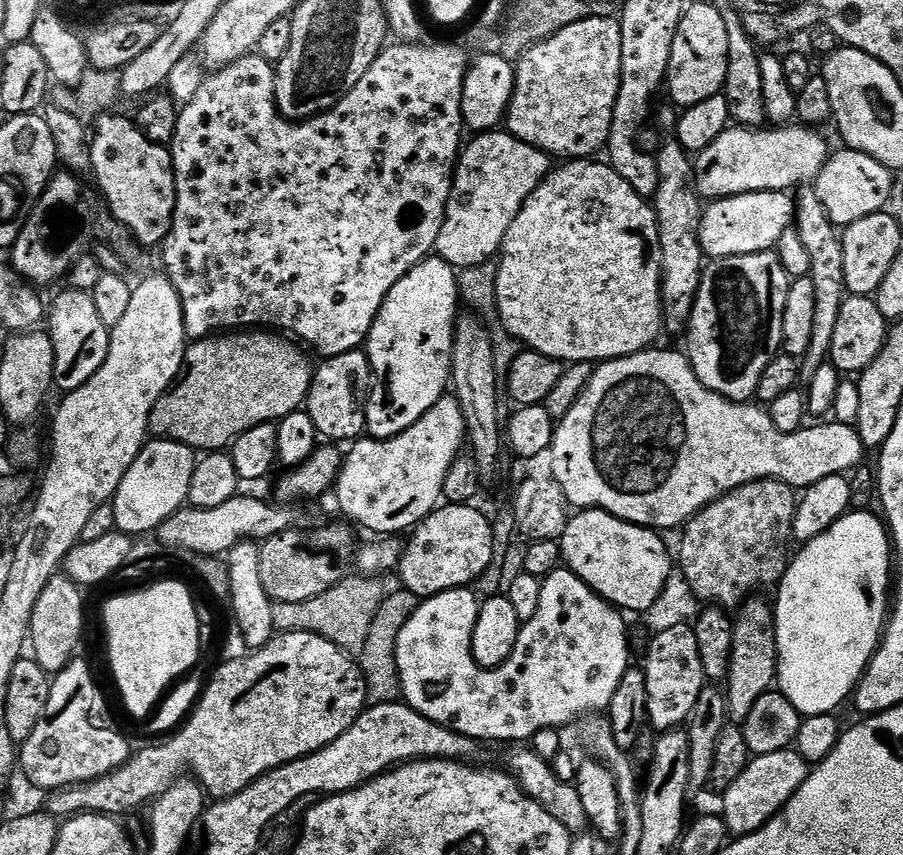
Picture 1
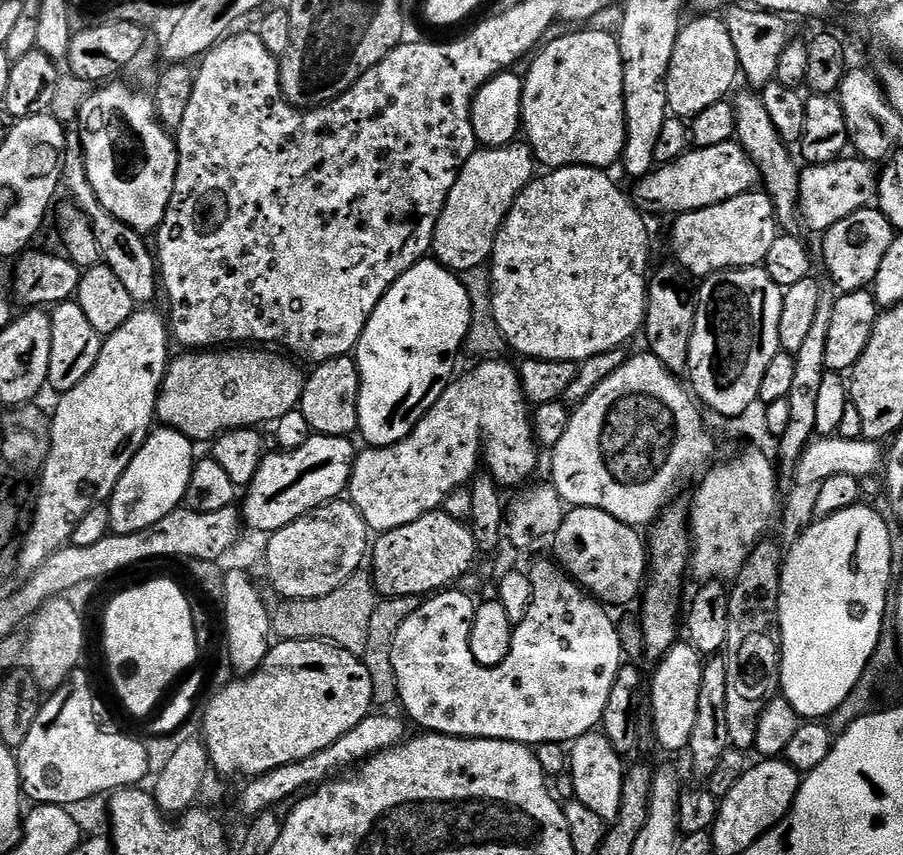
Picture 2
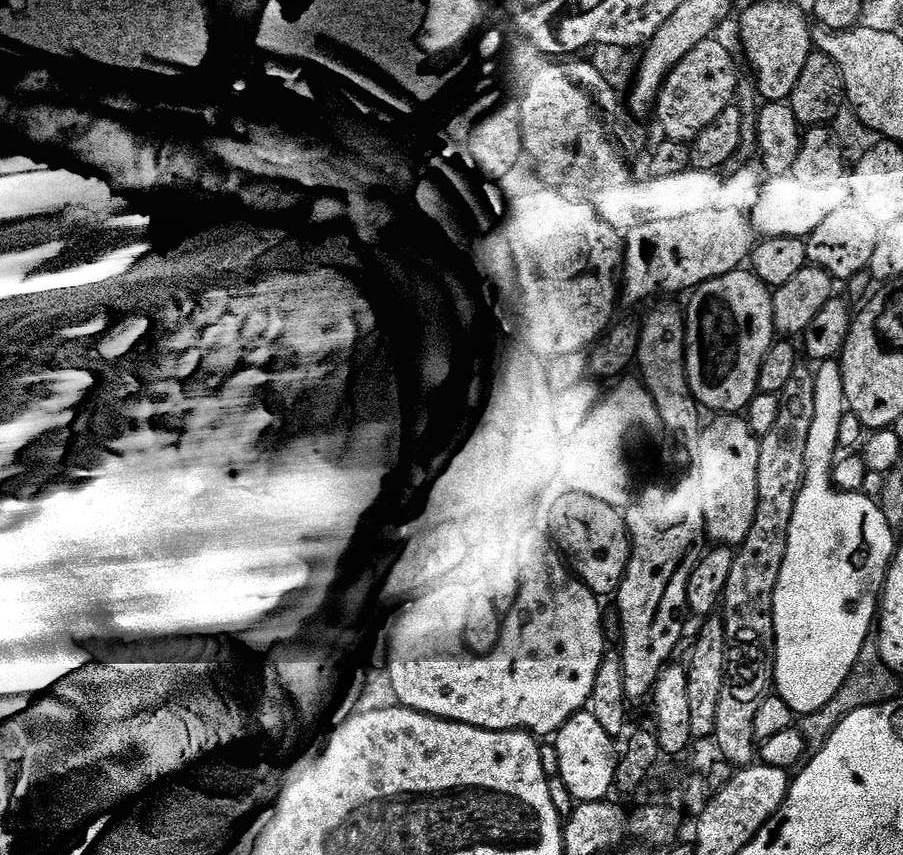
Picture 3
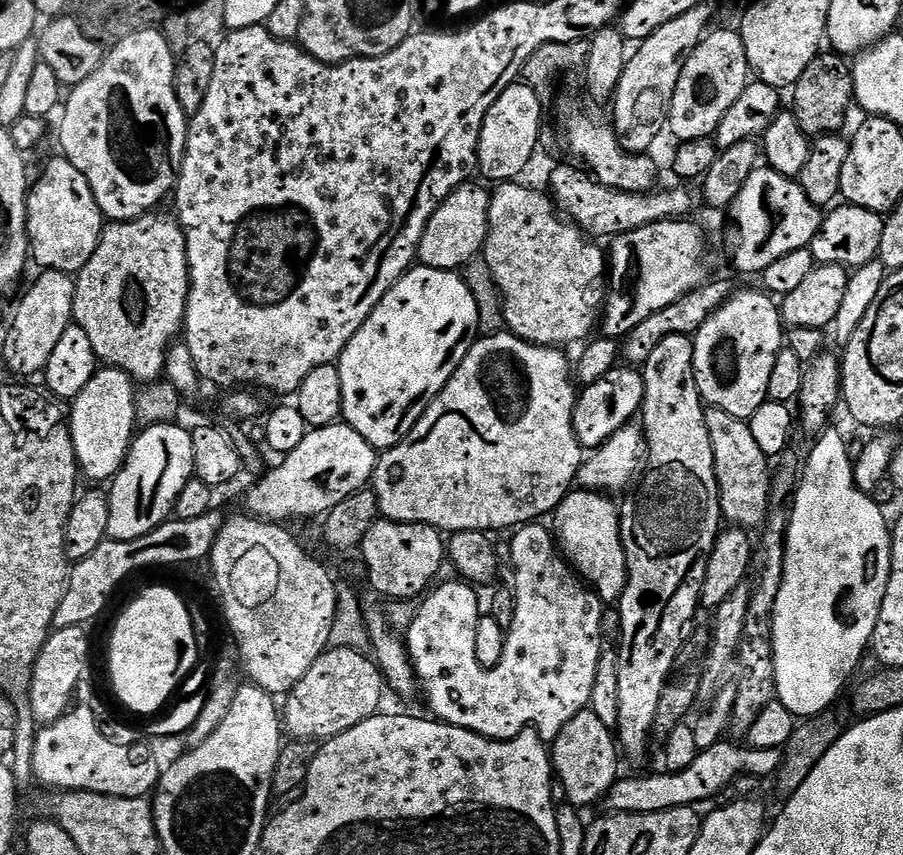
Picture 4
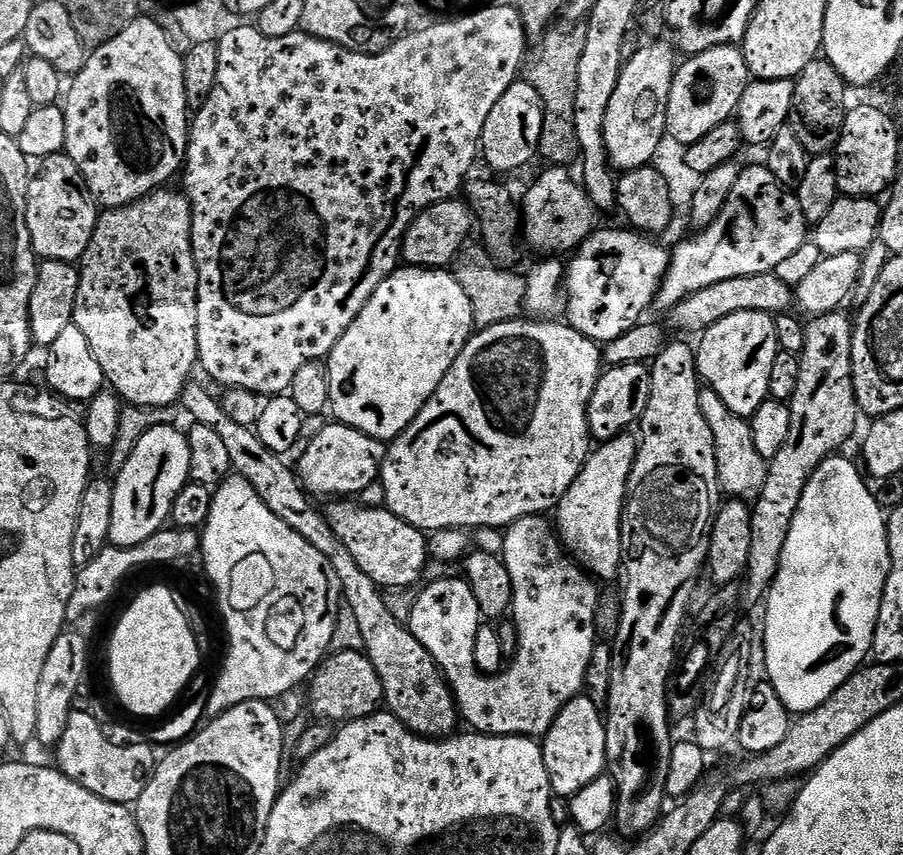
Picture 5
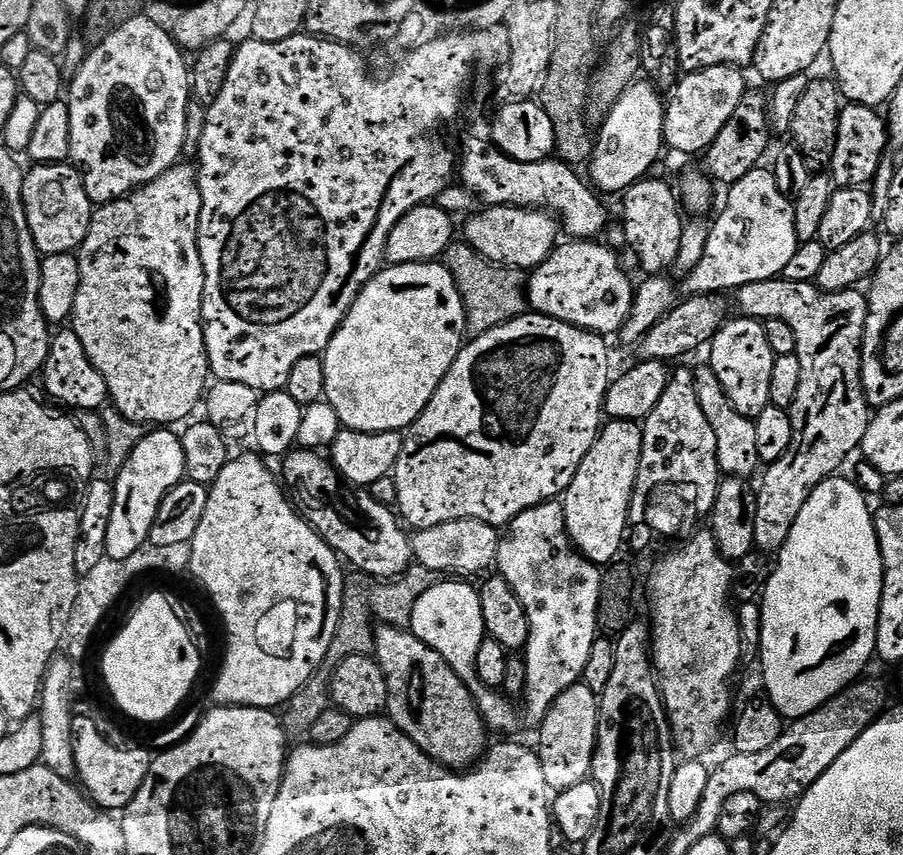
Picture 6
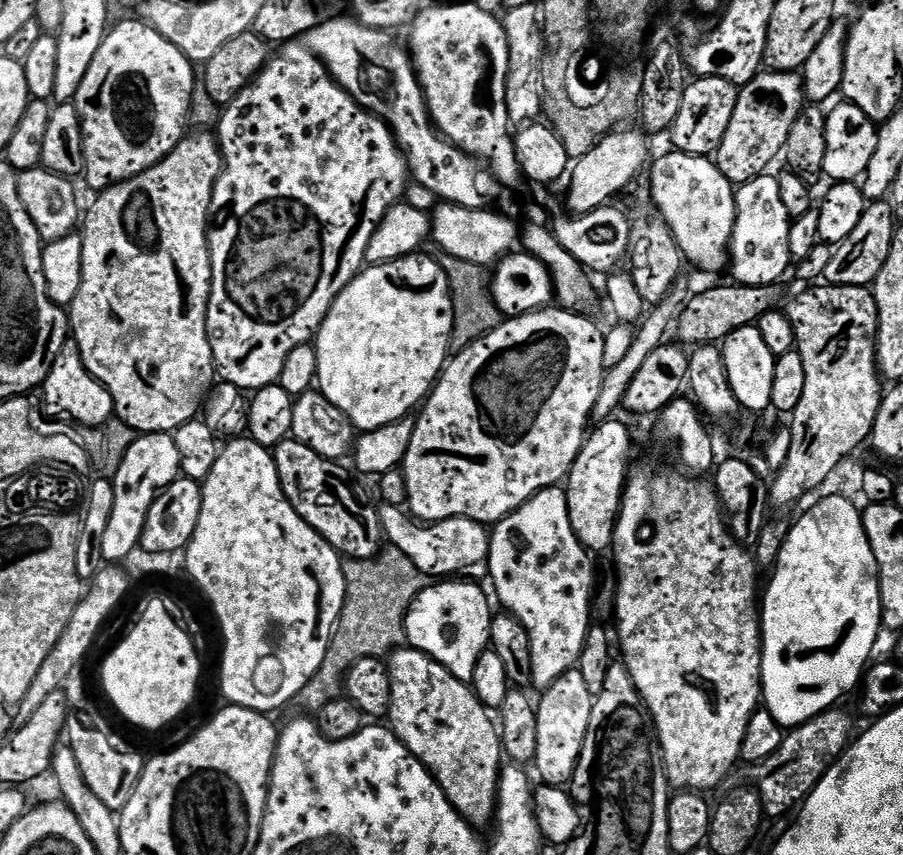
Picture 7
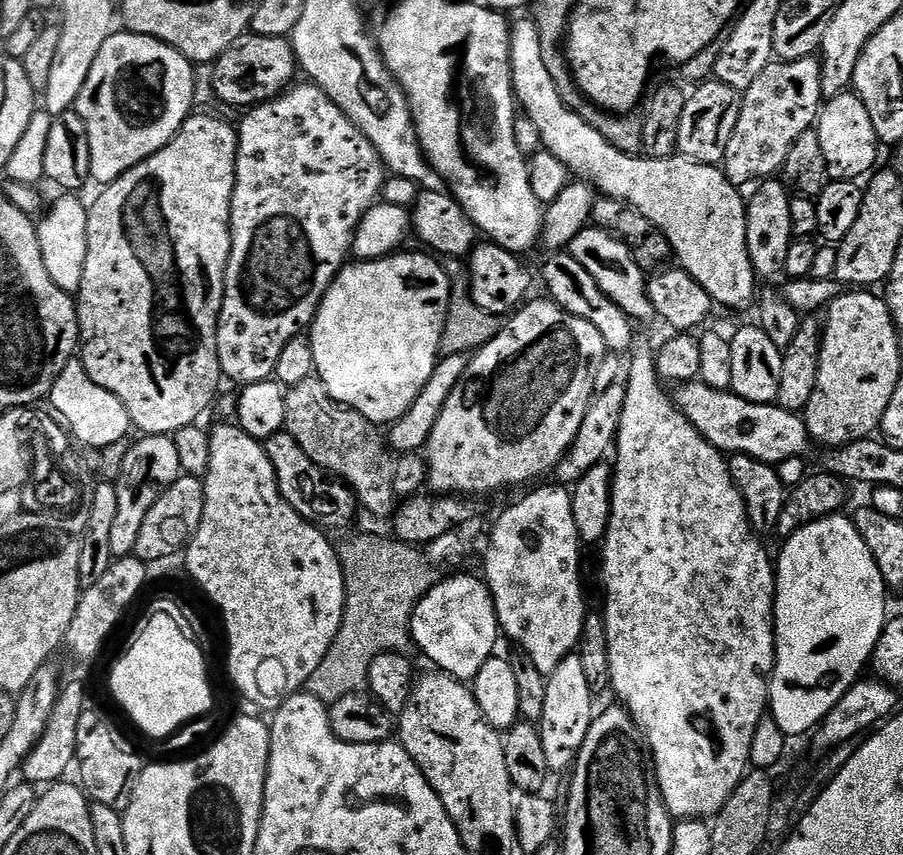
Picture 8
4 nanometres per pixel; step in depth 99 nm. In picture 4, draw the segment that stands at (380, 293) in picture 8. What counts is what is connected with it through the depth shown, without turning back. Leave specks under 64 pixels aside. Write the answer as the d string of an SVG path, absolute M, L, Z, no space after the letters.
M423 266L409 268L400 277L400 281L384 295L382 302L378 302L378 306L372 311L370 318L366 318L366 322L358 330L358 334L354 334L354 338L350 338L346 350L340 355L338 367L342 374L343 423L349 424L354 430L358 430L358 434L362 434L362 438L366 438L366 442L370 442L370 446L377 450L392 448L398 442L402 442L402 438L406 438L406 434L410 434L410 430L416 425L422 413L426 411L431 400L443 390L446 382L450 382L454 370L458 370L462 358L466 358L466 354L476 343L479 332L480 315L478 314L478 306L474 302L474 294L470 294L470 290L464 284L463 275L457 274L455 271L447 272L441 268L426 268Z

